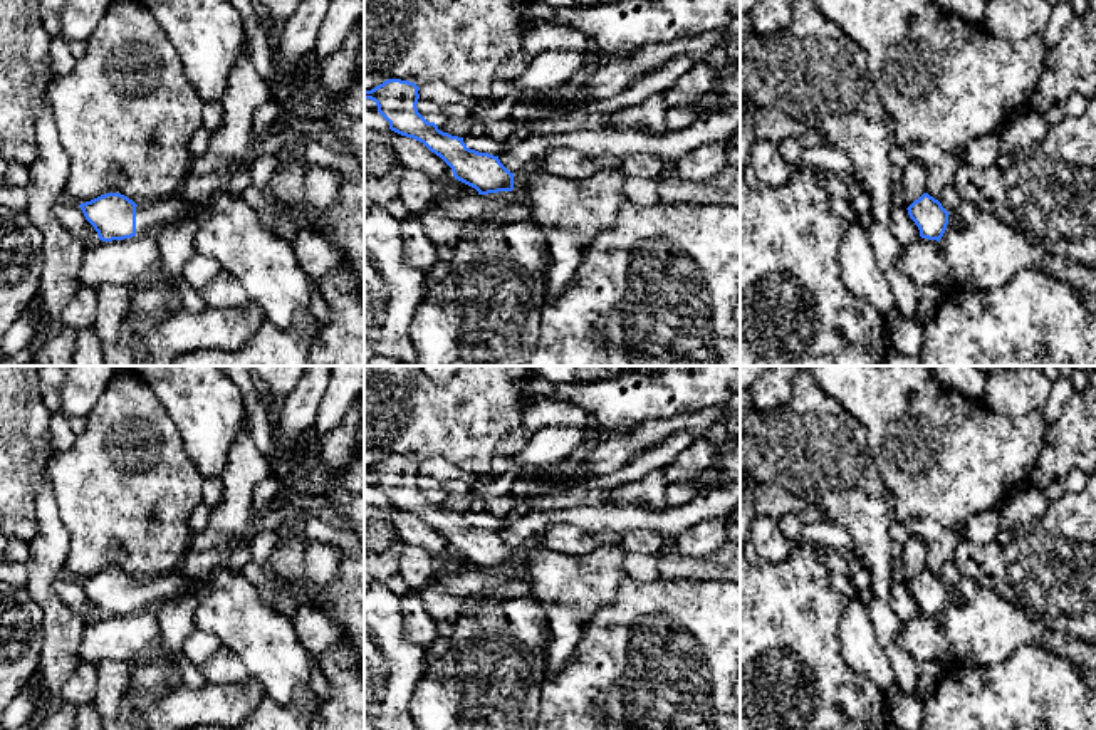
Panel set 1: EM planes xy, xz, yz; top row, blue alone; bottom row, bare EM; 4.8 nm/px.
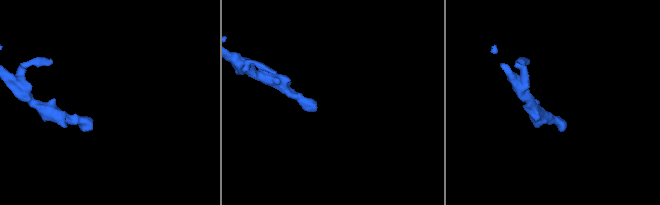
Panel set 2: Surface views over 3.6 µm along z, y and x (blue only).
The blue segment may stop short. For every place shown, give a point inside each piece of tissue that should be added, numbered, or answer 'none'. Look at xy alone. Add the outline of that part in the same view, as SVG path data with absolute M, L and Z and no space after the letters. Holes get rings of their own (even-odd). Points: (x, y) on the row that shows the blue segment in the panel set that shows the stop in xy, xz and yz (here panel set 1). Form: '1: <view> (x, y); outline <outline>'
1: xy (229, 230); outline M218 191L198 210L176 193L136 206L136 235L181 222L196 223L196 253L215 258L230 272L274 326L284 329L297 314L309 314L316 282L302 270L290 243L264 227L242 196Z

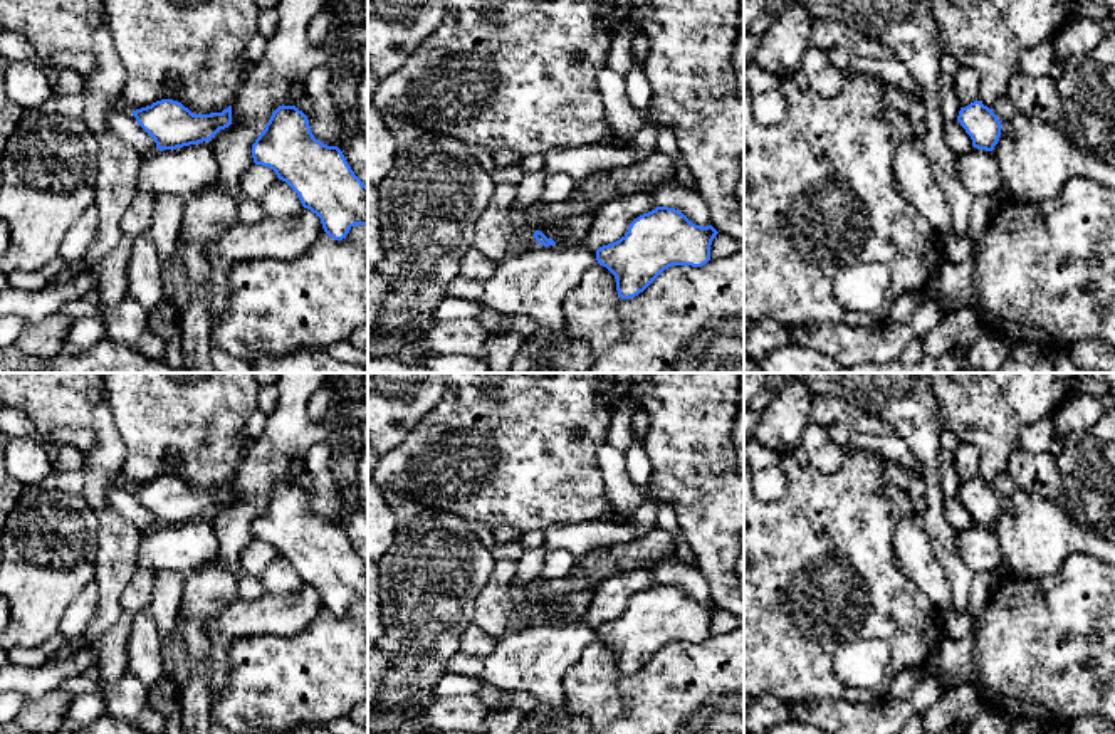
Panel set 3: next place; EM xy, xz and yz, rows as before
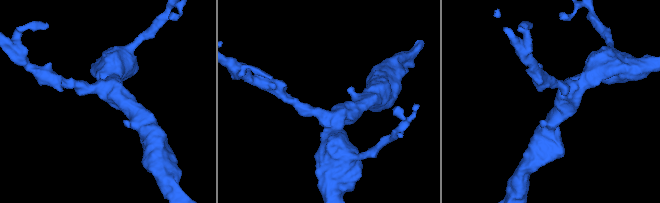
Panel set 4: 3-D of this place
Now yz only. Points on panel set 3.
none

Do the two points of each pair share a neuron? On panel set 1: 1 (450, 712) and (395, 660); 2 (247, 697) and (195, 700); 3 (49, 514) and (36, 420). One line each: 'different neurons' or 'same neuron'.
1: different neurons
2: same neuron
3: different neurons

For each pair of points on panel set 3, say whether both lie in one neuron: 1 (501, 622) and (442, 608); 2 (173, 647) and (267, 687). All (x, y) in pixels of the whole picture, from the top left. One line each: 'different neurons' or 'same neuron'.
1: different neurons
2: different neurons

